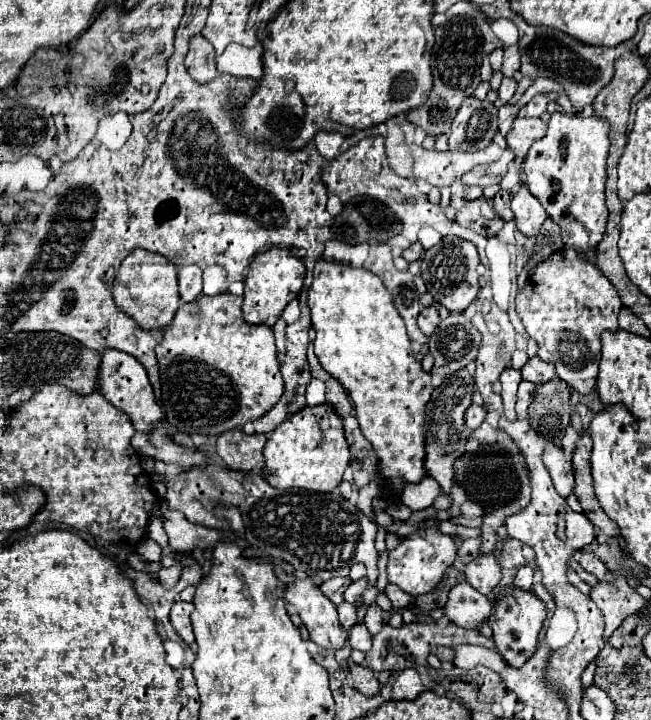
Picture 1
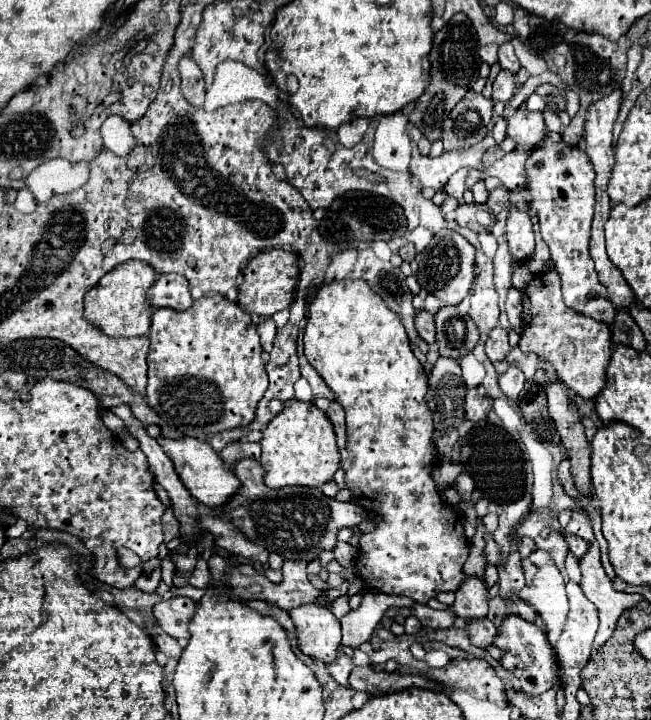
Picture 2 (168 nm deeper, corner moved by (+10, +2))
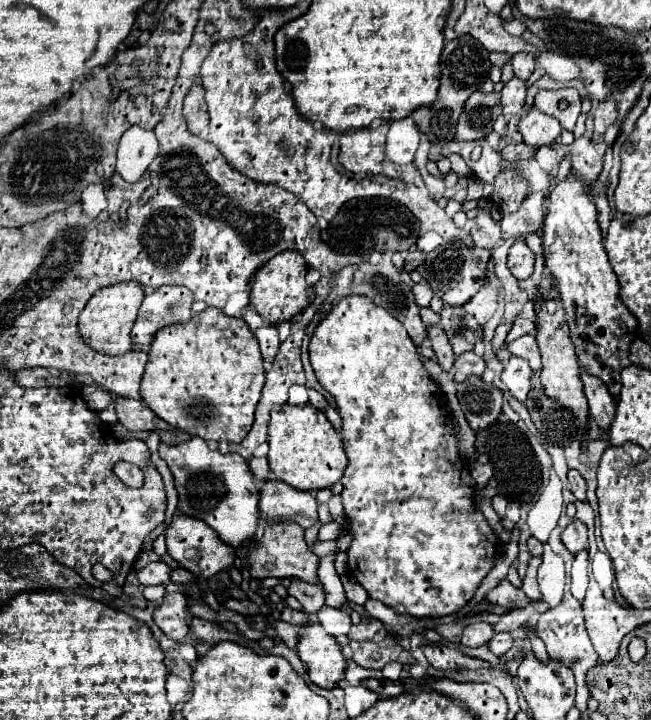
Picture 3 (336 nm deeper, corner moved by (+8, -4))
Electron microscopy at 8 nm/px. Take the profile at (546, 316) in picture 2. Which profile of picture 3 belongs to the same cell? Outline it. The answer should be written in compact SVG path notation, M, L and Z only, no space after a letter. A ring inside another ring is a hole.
M581 369L581 381L583 381L583 387L585 387L585 395L587 395L589 411L591 411L593 419L597 421L597 425L601 429L607 431L613 417L615 417L613 395L607 391L607 385L597 375L589 375L585 369Z

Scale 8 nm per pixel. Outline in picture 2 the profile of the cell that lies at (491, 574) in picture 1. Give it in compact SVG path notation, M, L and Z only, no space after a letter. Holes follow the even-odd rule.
M467 577L465 583L461 585L461 589L457 591L457 597L455 597L455 603L451 605L451 609L463 621L487 617L485 581L477 579L477 577Z

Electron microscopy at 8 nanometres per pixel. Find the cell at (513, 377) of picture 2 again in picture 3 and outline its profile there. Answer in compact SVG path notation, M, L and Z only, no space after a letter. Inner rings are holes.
M511 357L503 369L501 381L511 391L511 395L521 403L525 403L527 393L531 391L531 373L531 367L519 357Z

